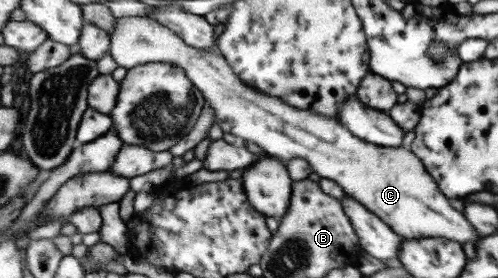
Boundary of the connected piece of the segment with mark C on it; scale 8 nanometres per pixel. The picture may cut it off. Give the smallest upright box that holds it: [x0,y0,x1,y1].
[110,16,482,245]

